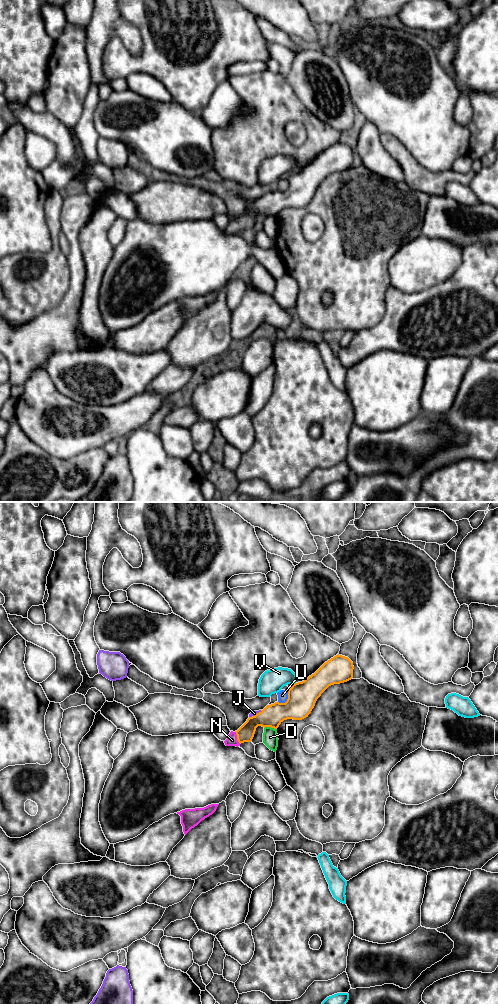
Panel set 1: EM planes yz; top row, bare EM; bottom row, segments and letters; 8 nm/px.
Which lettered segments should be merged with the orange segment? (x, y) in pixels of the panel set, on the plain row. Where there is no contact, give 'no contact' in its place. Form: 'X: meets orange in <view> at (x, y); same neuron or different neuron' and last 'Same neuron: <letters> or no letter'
D: meets orange in yz at (270, 214); different neuron
J: meets orange in yz at (256, 202); different neuron
N: meets orange in yz at (237, 225); same neuron
U: meets orange in yz at (287, 187); different neuron
V: meets orange in yz at (293, 172); different neuron
Same neuron: N

